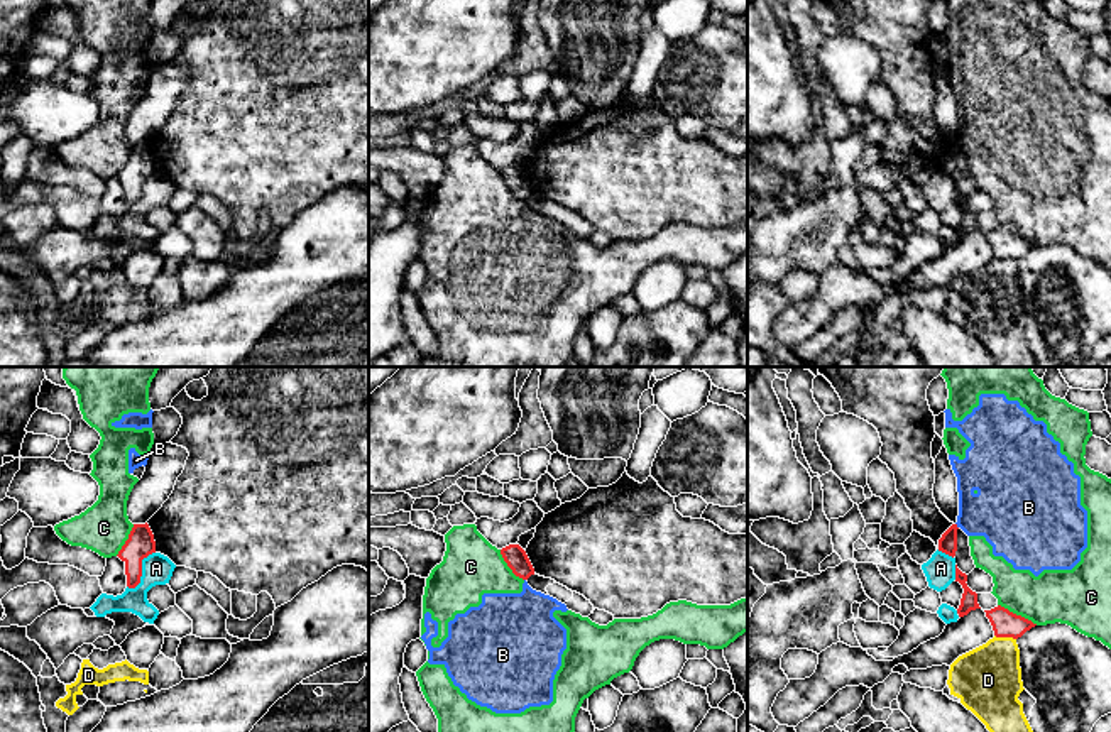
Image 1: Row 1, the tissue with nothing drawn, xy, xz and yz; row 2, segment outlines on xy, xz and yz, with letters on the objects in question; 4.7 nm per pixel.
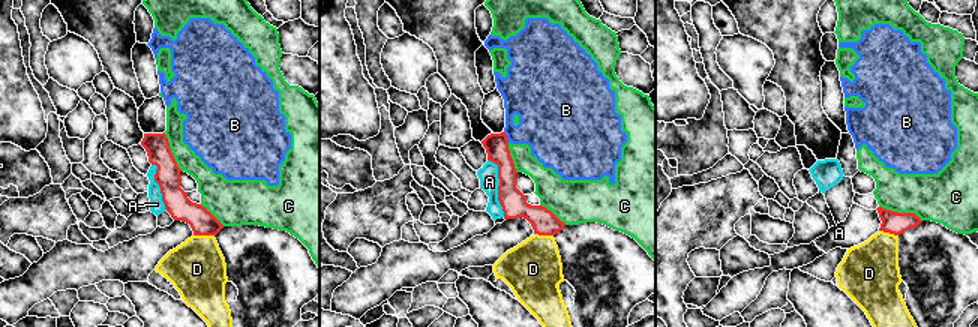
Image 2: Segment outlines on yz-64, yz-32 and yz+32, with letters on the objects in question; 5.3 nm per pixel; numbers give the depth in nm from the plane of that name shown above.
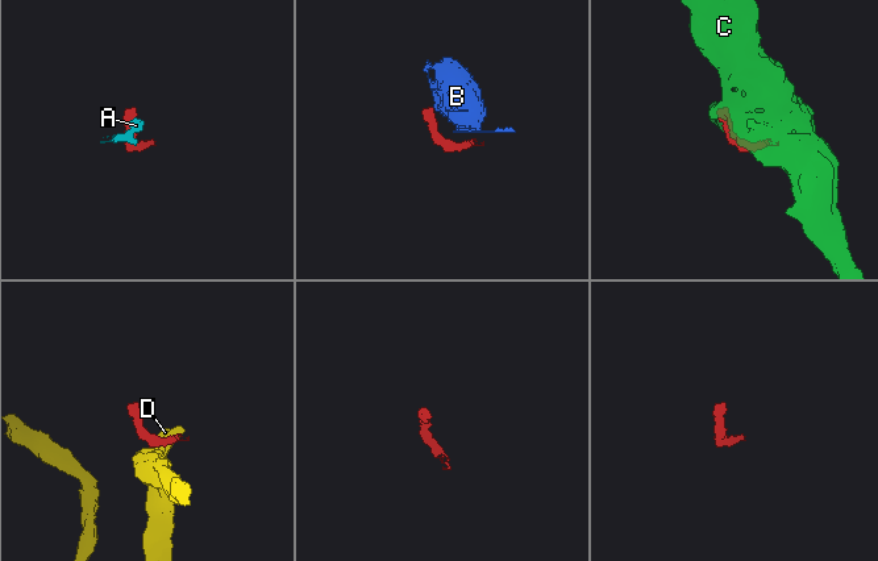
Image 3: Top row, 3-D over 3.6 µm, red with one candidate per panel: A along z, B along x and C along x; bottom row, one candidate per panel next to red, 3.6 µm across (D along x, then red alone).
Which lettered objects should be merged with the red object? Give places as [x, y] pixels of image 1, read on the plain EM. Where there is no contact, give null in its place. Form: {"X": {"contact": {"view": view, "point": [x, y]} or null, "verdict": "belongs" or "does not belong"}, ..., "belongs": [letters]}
{"A": {"contact": {"view": "xy", "point": [141, 191]}, "verdict": "does not belong"}, "B": {"contact": {"view": "yz", "point": [956, 147]}, "verdict": "does not belong"}, "C": {"contact": {"view": "yz", "point": [1018, 237]}, "verdict": "does not belong"}, "D": {"contact": {"view": "yz", "point": [1005, 257]}, "verdict": "does not belong"}, "belongs": []}

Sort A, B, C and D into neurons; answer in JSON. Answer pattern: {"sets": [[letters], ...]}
{"sets": [["A"], ["B", "C"], ["D"]]}

